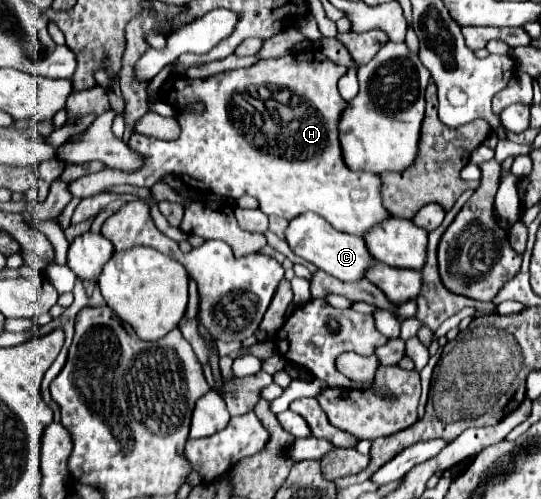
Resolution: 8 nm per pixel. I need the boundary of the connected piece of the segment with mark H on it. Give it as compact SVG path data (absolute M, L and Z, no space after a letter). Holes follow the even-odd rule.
M302 51L302 53L290 53L290 55L284 55L284 57L276 57L276 59L260 59L258 63L250 65L250 67L244 67L244 69L234 69L234 71L224 71L224 73L218 73L218 75L212 75L208 79L186 79L186 97L188 97L188 117L182 117L180 119L180 125L182 125L182 133L178 139L174 141L162 141L162 139L154 139L154 137L146 137L142 133L132 133L130 137L130 147L140 151L142 155L148 155L148 163L144 163L144 167L140 171L136 171L134 175L126 175L124 171L112 171L112 169L102 169L98 173L92 173L92 175L86 175L86 177L80 177L76 179L74 183L70 183L70 193L74 197L92 197L92 195L98 195L114 185L136 185L136 187L152 187L160 177L164 175L176 175L184 181L184 185L188 189L194 189L194 191L202 191L202 193L216 193L216 195L222 195L222 197L242 197L242 195L250 195L250 197L256 197L260 201L260 209L266 213L266 215L276 215L276 217L284 217L284 219L296 219L300 215L304 215L306 211L314 211L316 215L324 217L334 229L338 231L344 231L344 233L350 233L350 235L358 235L358 237L364 237L374 225L382 223L384 219L390 217L388 209L384 207L382 203L382 179L378 175L372 175L372 173L358 173L358 171L350 171L346 165L344 165L344 159L342 159L342 147L340 147L340 139L338 139L338 123L340 123L340 117L346 109L346 101L340 97L338 93L338 79L346 73L346 67L342 65L336 65L334 61L330 61L326 55L322 55L320 51ZM192 101L202 101L206 111L202 115L194 115L190 113L190 103Z

